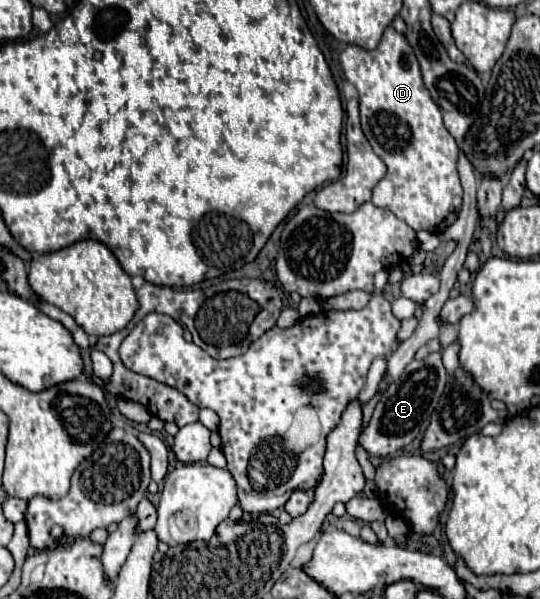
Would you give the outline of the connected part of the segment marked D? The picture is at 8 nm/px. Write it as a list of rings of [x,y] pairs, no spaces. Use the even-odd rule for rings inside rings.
[[[388,25],[382,35],[382,41],[378,43],[374,51],[366,51],[358,45],[348,45],[340,53],[340,65],[344,69],[346,79],[358,89],[362,131],[368,143],[372,145],[374,153],[388,167],[384,179],[378,181],[376,187],[372,189],[372,203],[392,211],[398,219],[402,219],[414,231],[424,229],[424,231],[440,235],[450,223],[454,223],[462,205],[462,185],[460,185],[458,169],[456,169],[458,145],[454,137],[446,131],[442,123],[442,113],[424,87],[420,67],[412,47],[408,45],[404,35],[400,35],[392,25]]]

